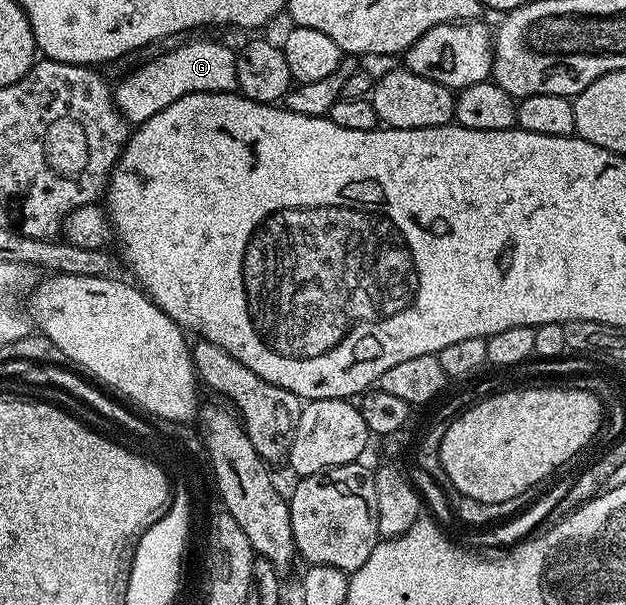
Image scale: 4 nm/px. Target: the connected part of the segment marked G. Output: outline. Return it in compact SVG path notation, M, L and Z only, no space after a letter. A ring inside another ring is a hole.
M189 41L186 45L177 45L166 53L150 59L146 65L133 69L121 82L116 82L113 98L117 110L130 123L140 123L151 119L151 115L159 115L163 107L175 103L175 99L183 99L183 95L192 93L232 93L237 89L237 53L217 41Z

